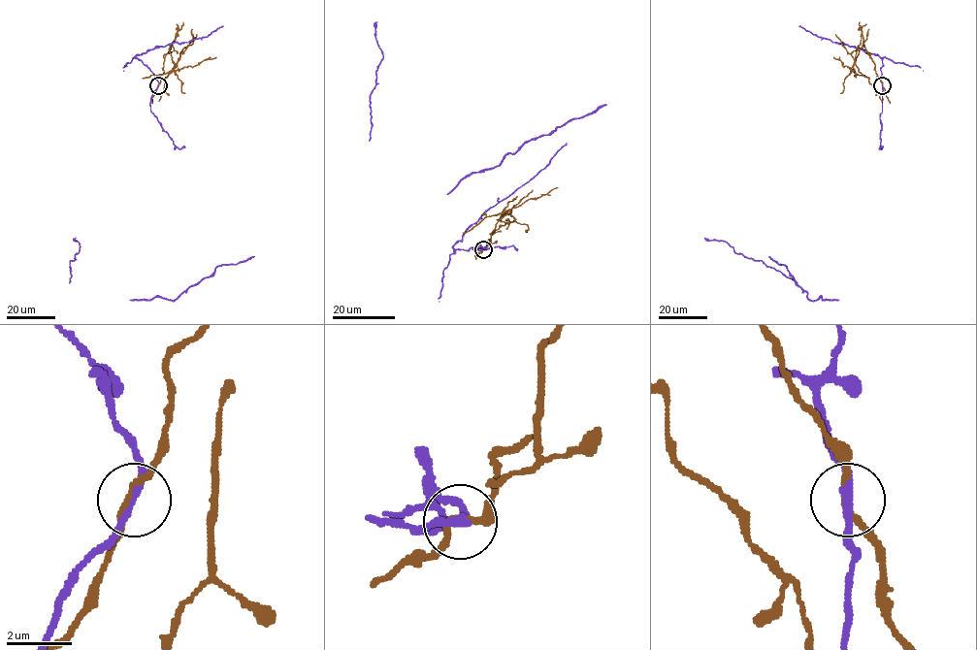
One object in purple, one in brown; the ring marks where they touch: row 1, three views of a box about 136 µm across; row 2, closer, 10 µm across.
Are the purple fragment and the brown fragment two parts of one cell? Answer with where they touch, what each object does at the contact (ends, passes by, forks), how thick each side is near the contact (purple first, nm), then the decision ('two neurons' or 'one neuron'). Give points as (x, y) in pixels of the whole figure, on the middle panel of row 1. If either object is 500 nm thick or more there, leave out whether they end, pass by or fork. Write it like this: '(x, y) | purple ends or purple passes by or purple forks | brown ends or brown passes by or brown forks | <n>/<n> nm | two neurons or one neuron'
(483, 249) | purple passes by | brown passes by | 220/170 nm | two neurons

